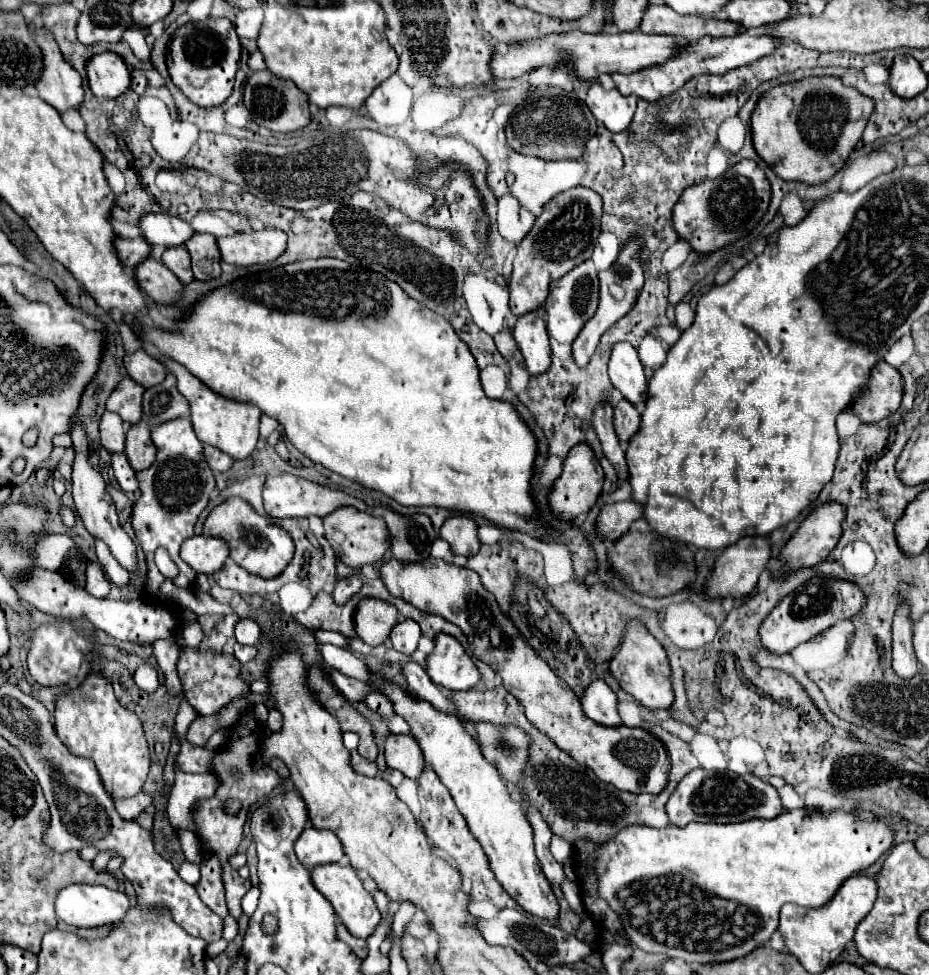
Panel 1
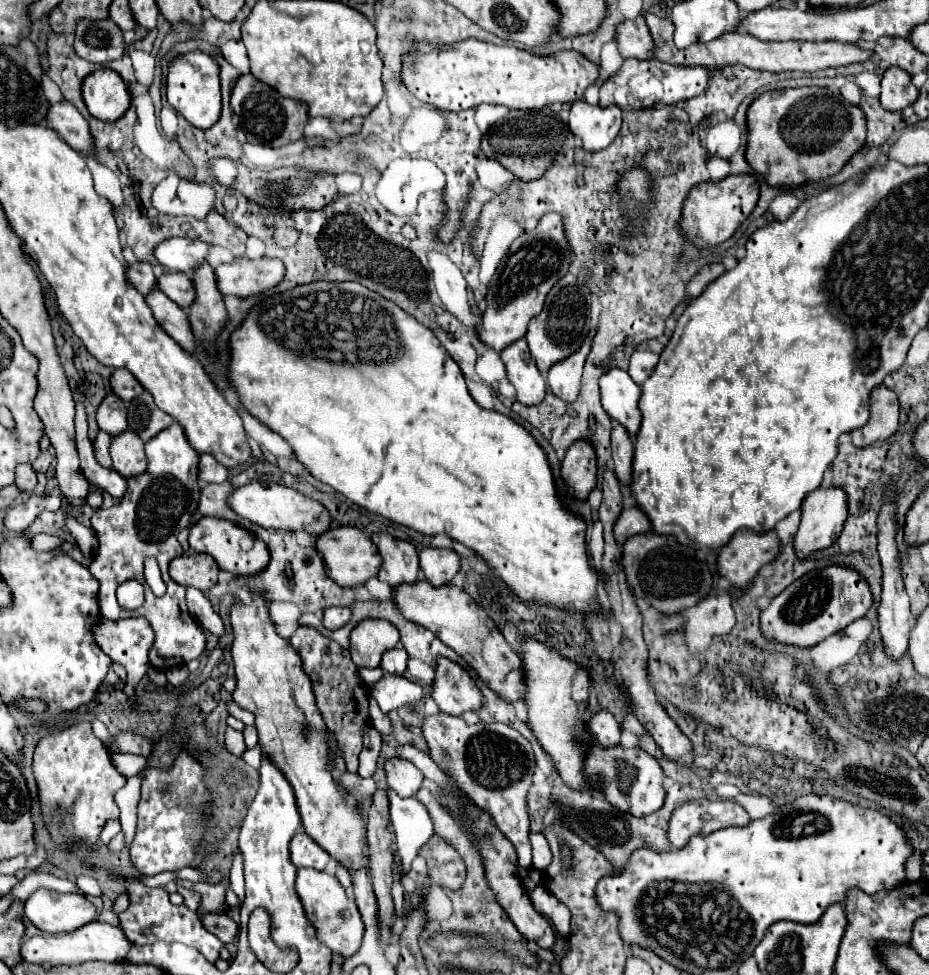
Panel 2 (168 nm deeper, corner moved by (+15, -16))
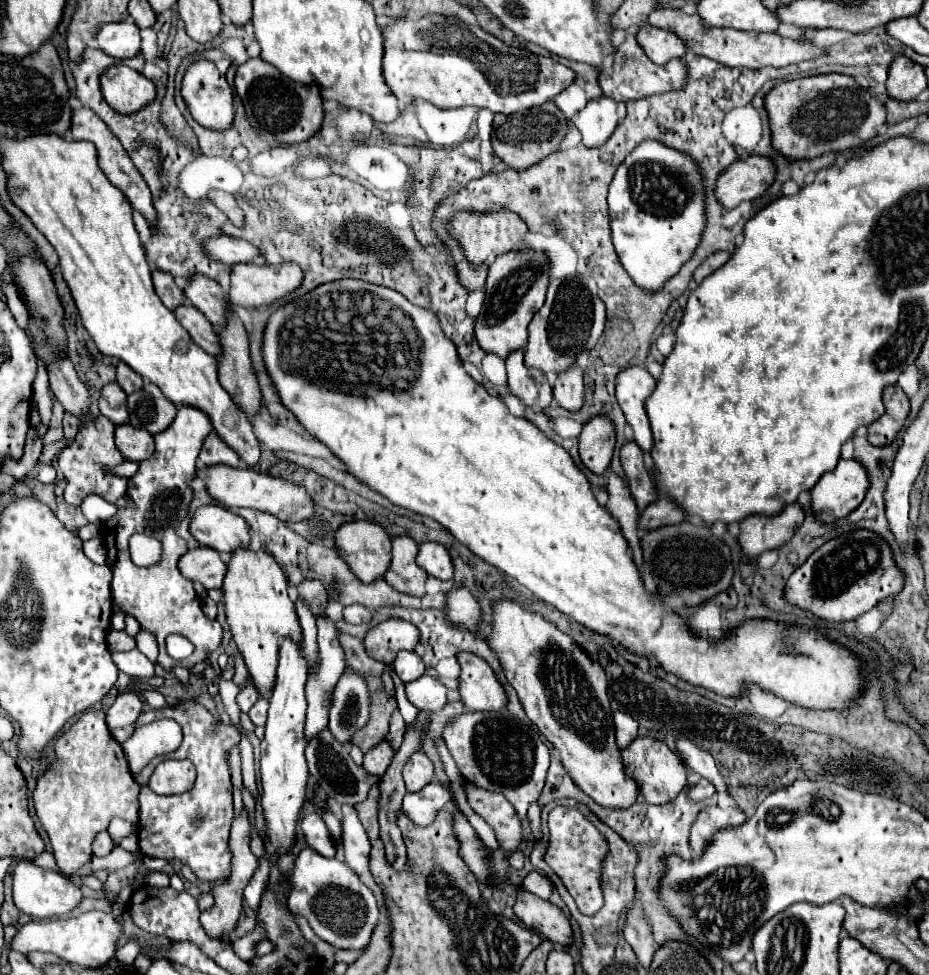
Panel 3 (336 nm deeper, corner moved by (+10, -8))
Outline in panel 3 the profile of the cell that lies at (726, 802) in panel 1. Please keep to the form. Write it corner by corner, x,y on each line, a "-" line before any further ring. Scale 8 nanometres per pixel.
711,806
711,808
705,808
695,824
693,824
693,830
691,830
691,848
697,856
703,854
707,842
713,838
713,834
717,834
719,830
725,830
725,828
733,828
733,826
739,826
745,822
745,814
737,808
737,806
731,806
731,808
719,808
719,806

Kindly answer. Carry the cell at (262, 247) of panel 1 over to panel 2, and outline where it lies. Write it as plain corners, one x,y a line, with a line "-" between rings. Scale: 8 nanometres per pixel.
262,256
258,260
238,258
230,264
220,264
214,274
218,290
222,294
246,298
278,284
284,278
284,264
278,258
268,256

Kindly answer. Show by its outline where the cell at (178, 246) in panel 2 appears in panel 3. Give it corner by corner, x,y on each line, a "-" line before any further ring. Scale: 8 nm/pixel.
215,236
205,244
205,252
209,254
209,258
219,260
227,266
239,264
239,262
253,262
255,258
259,258
259,248
249,244
247,240
241,238
233,238
233,236

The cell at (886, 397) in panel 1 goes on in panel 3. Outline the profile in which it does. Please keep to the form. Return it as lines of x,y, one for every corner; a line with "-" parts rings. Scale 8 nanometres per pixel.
899,384
887,386
883,390
883,404
885,404
885,414
873,424
869,424
867,438
873,446
889,446
905,426
909,414
909,400

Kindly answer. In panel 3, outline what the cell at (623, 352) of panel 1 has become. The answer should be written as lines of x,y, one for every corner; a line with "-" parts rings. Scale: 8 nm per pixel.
633,366
617,376
617,402
633,428
635,442
643,452
651,452
653,436
645,412
645,400
655,390
655,378
643,366

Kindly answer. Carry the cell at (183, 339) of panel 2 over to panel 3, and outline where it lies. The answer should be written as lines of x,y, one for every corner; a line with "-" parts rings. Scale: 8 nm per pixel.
191,304
187,306
179,306
175,312
175,318
179,320
179,324
191,334
191,338
213,358
221,356
221,342
219,342
219,334
213,330
211,322

